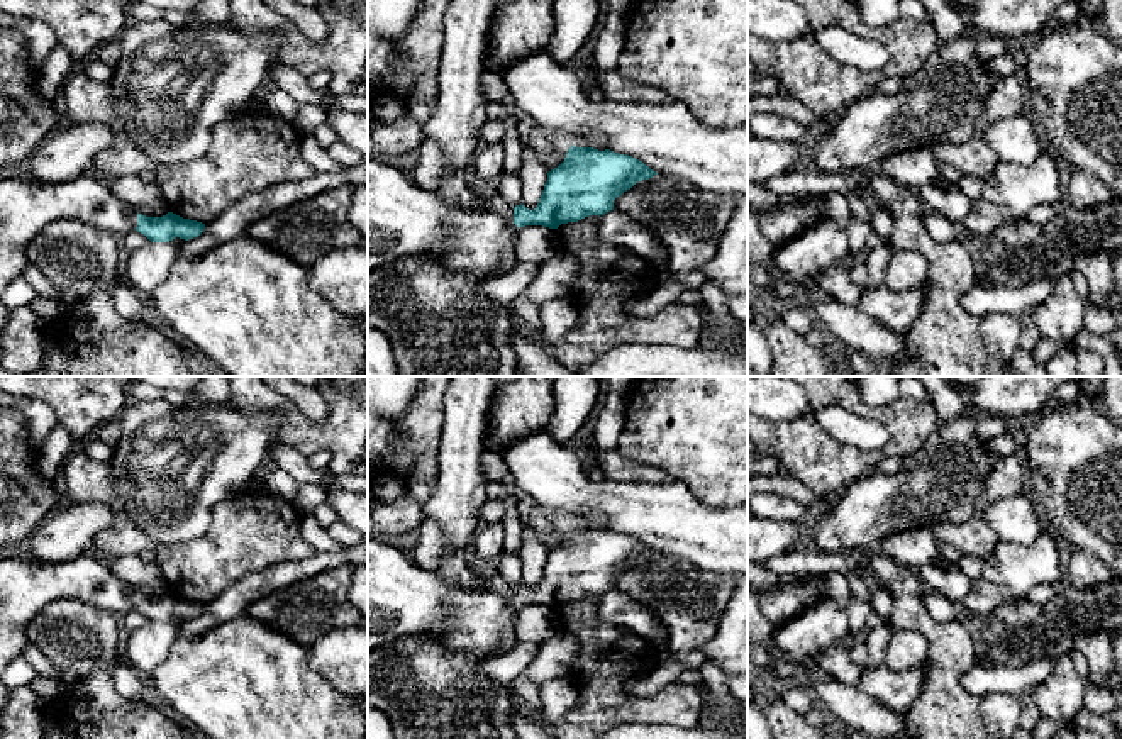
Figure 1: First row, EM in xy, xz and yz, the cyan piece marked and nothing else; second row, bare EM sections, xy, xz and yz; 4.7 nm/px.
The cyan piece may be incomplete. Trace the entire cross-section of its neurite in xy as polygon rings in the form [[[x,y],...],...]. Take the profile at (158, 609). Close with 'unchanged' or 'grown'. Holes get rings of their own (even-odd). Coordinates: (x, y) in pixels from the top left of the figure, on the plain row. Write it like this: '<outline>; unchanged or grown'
[[[19,551],[15,556],[0,559],[0,676],[15,658],[22,656],[29,622],[44,607],[63,598],[81,600],[119,617],[137,610],[151,622],[169,622],[175,617],[188,620],[205,608],[205,603],[173,592],[163,597],[146,597],[119,578],[103,558],[81,554],[64,563],[42,563]]]; grown

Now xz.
[[[573,524],[564,541],[547,553],[537,586],[529,590],[520,583],[514,586],[512,597],[503,597],[485,586],[449,586],[434,571],[417,568],[402,549],[368,539],[368,651],[403,637],[429,636],[454,653],[469,653],[483,659],[505,654],[519,642],[514,624],[520,607],[558,608],[590,595],[600,597],[614,590],[617,576],[654,554],[658,553],[632,536]]]; grown

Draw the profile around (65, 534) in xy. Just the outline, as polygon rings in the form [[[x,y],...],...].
[[[66,502],[41,520],[19,551],[42,563],[64,563],[81,556],[112,520],[112,508],[102,502]]]

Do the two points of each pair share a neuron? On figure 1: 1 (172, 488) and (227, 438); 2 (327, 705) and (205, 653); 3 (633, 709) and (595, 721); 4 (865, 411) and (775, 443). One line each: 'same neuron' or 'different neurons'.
1: same neuron
2: same neuron
3: same neuron
4: same neuron

